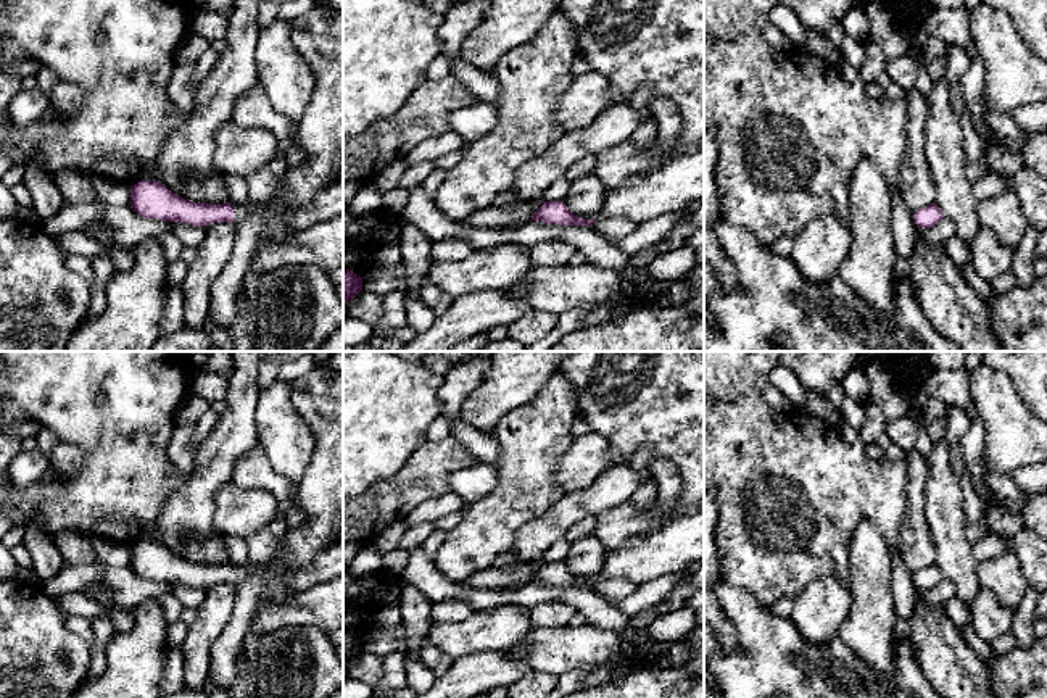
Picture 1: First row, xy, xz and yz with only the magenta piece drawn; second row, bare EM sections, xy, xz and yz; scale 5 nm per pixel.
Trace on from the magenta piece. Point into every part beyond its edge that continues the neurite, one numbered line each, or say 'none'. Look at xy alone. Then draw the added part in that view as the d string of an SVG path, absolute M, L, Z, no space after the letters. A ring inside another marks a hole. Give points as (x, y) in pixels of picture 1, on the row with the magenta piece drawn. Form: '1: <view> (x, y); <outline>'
1: xy (318, 34); M314 6L295 18L290 27L293 45L316 76L312 97L295 131L295 143L308 158L301 164L287 166L271 202L234 206L234 222L258 214L266 219L258 247L287 243L296 232L292 216L311 205L321 192L337 184L343 172L343 10Z

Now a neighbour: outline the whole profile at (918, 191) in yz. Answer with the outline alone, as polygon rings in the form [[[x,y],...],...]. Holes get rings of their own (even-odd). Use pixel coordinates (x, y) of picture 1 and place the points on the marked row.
[[[913,85],[905,92],[907,103],[907,152],[900,166],[902,198],[907,208],[915,213],[934,203],[936,185],[931,176],[929,161],[925,155],[925,124],[929,116],[928,98]]]

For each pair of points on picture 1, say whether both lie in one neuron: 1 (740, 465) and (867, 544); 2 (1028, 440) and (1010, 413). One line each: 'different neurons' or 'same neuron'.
1: different neurons
2: same neuron

